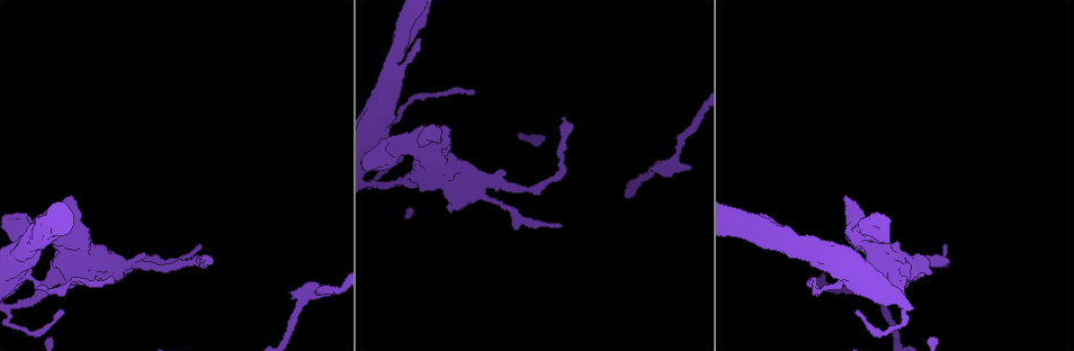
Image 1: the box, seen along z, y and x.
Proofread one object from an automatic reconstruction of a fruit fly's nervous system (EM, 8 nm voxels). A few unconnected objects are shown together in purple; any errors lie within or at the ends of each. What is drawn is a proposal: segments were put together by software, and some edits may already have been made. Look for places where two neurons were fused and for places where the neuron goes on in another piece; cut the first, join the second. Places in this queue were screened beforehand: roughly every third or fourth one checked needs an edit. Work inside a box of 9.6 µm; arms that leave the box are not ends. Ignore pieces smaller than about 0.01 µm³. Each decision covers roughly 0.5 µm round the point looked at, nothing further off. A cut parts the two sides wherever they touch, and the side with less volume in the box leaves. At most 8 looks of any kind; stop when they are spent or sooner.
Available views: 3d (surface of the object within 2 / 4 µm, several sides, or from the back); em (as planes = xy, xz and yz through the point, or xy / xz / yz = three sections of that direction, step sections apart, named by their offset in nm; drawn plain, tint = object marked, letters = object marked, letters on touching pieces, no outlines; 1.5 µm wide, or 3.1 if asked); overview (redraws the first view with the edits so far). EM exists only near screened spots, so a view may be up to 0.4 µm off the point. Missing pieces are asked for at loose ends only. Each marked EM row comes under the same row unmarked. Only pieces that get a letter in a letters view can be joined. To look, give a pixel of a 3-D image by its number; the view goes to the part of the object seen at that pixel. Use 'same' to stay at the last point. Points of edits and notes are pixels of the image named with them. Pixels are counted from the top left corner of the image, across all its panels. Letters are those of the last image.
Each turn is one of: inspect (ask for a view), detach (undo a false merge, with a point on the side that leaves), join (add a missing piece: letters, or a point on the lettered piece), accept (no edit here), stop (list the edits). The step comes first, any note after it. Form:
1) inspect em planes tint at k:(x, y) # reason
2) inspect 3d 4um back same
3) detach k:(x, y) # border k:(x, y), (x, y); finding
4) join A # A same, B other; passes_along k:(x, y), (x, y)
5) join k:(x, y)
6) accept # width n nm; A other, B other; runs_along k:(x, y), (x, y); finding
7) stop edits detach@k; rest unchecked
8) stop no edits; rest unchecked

inspect 3d 4um at 1:(689, 167) # free end

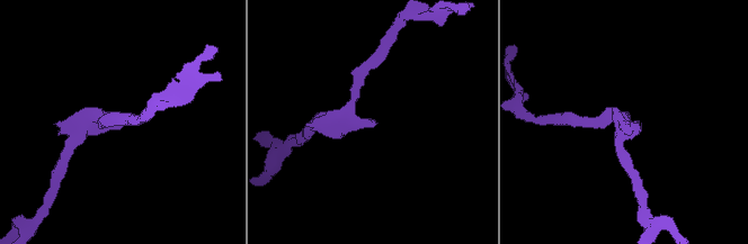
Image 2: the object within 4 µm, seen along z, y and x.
inspect em planes letters at 2:(375, 124) # need the tissue

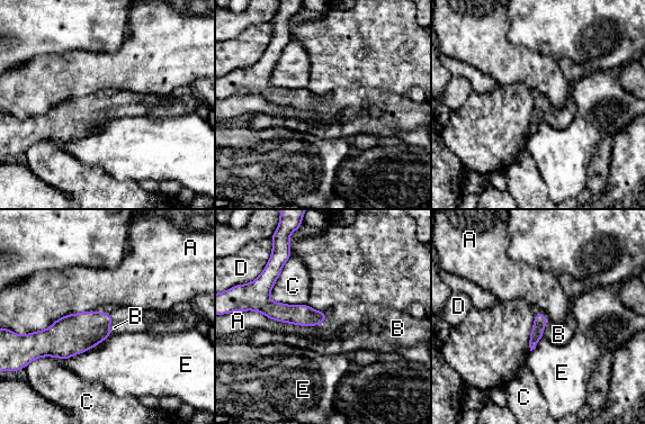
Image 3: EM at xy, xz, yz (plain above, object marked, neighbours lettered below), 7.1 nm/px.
join B # A other, B same, C other, D other, E other; passes_along 3:(303, 315), (322, 322), (333, 335); it goes on there

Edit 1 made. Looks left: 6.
inspect overview # redraw

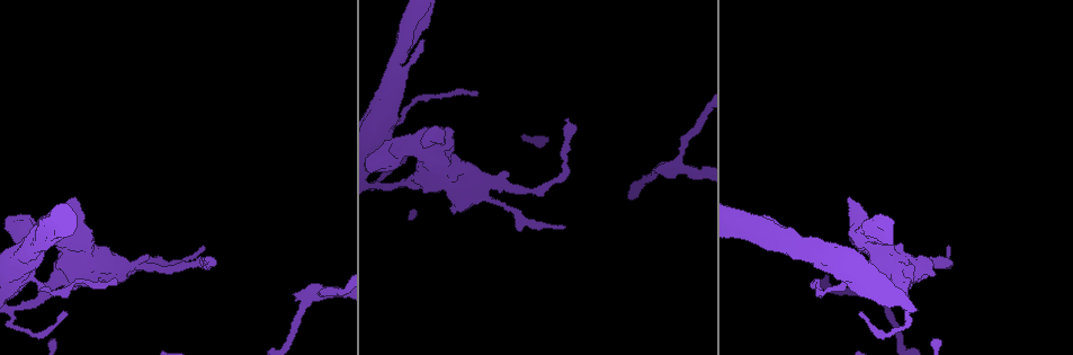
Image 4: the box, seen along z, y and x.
inspect 3d 4um at 4:(425, 39) # an open end

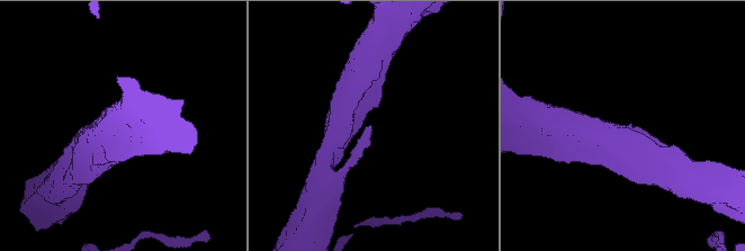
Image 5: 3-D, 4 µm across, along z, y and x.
inspect em xz step 8 letters at 5:(629, 124)

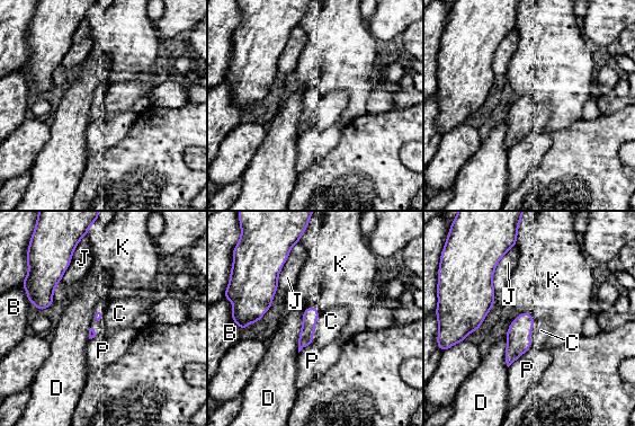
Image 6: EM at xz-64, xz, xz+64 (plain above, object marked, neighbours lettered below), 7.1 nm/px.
join C # B other, C same, D other, J other, K other, P other; the neuron continues

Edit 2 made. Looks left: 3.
inspect overview # redraw

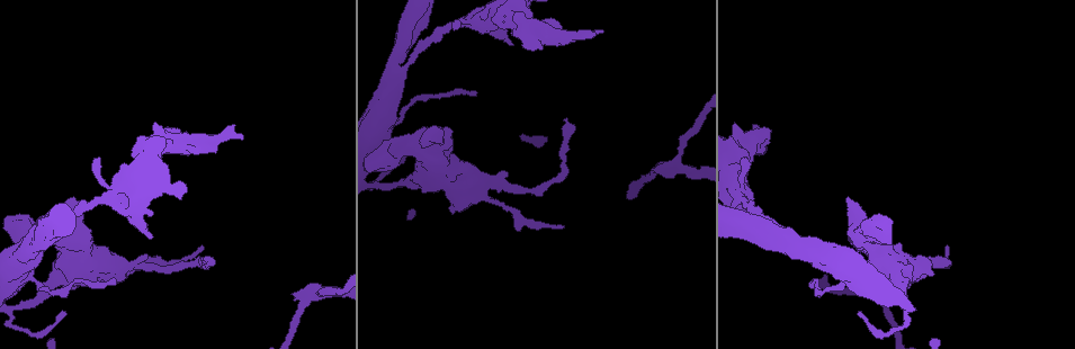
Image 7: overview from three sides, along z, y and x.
inspect 3d 4um at 7:(512, 45) # free end

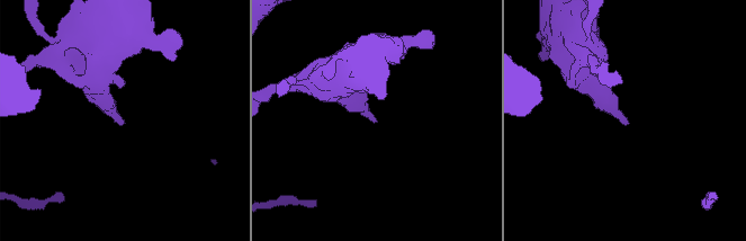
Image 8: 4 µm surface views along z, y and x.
inspect em xy step 8 letters at 8:(122, 122)

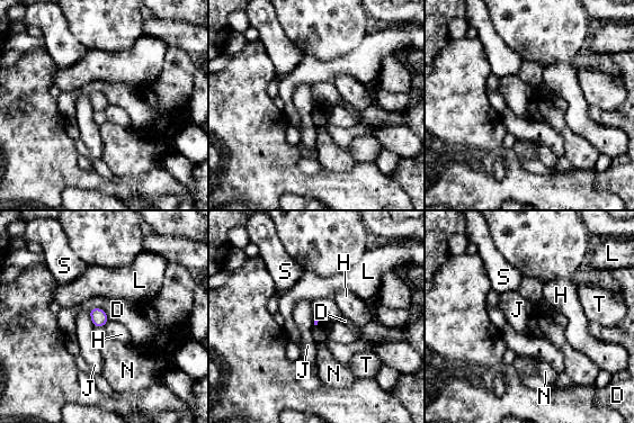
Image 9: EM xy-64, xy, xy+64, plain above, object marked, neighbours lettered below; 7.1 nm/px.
accept # D other, H other, J other, L other, N other, S other, T other; border 9:(108, 321), (103, 326); none of them fits

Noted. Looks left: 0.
stop edits join@3, join@6; rest unchecked

